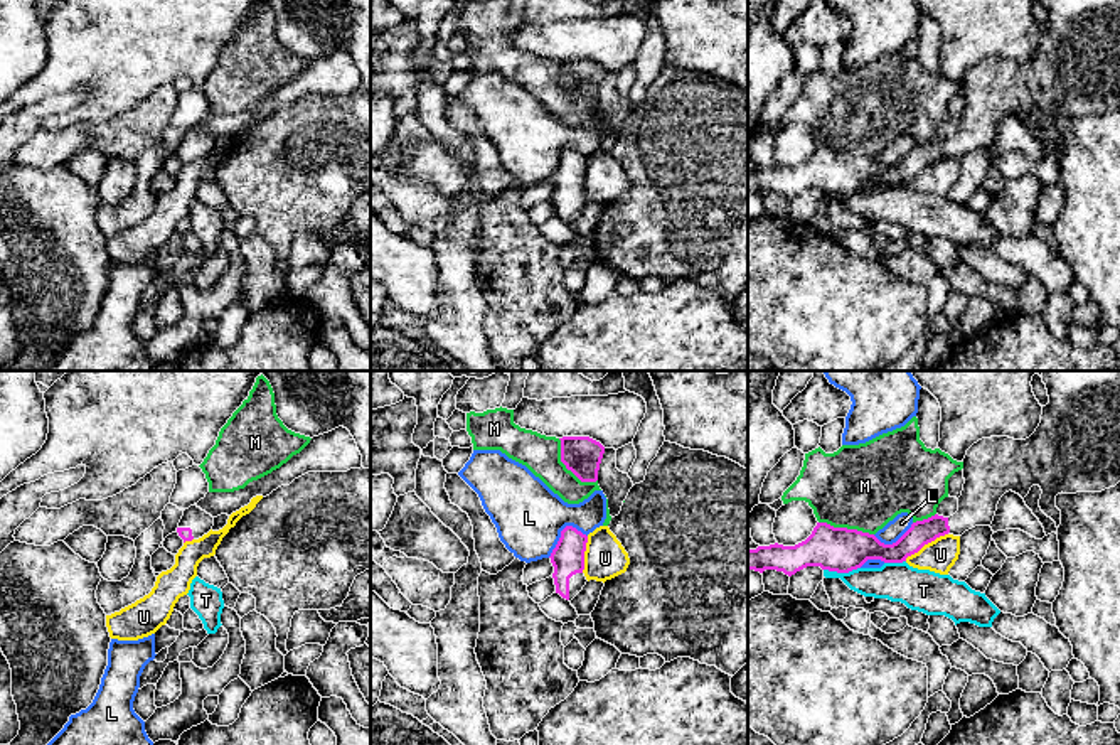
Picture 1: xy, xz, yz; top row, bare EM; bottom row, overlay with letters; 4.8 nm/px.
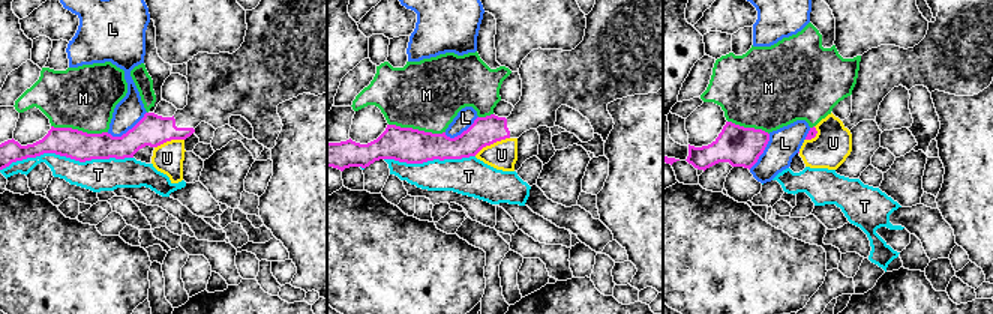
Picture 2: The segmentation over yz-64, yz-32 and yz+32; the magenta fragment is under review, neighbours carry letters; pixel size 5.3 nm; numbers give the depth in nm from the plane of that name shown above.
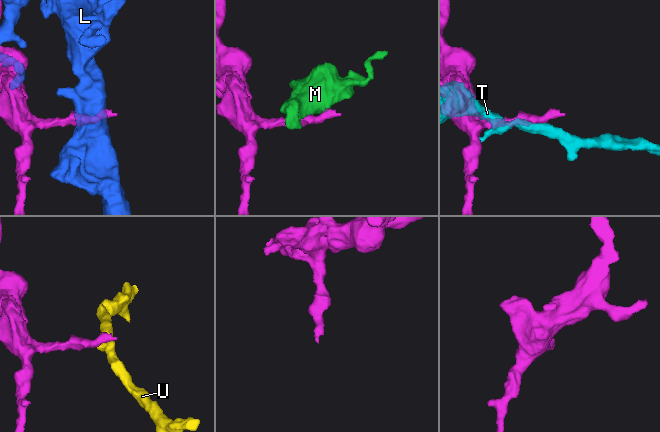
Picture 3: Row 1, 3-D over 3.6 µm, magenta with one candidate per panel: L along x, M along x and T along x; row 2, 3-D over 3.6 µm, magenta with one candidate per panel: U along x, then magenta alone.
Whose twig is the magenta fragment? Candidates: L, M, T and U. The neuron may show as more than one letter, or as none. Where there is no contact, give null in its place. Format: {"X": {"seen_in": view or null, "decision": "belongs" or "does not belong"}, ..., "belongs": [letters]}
{"L": {"seen_in": "xz", "decision": "does not belong"}, "M": {"seen_in": "xz", "decision": "does not belong"}, "T": {"seen_in": "yz", "decision": "does not belong"}, "U": {"seen_in": "yz", "decision": "does not belong"}, "belongs": []}

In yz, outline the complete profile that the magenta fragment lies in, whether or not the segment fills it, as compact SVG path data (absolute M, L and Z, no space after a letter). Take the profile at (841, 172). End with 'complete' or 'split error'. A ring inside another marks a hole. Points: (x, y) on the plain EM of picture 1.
M1043 0L1043 5L1049 25L1043 29L1041 46L1029 61L990 59L979 62L967 72L963 81L965 106L958 120L958 133L953 138L935 137L916 143L893 167L884 167L869 155L817 145L812 157L795 169L775 165L748 172L748 192L760 196L776 192L792 199L807 189L849 196L867 182L903 185L940 158L962 158L975 148L990 148L1005 115L1012 113L1024 121L1032 108L1039 108L1043 113L1041 133L1059 150L1058 116L1101 115L1120 105L1120 0Z; split error

